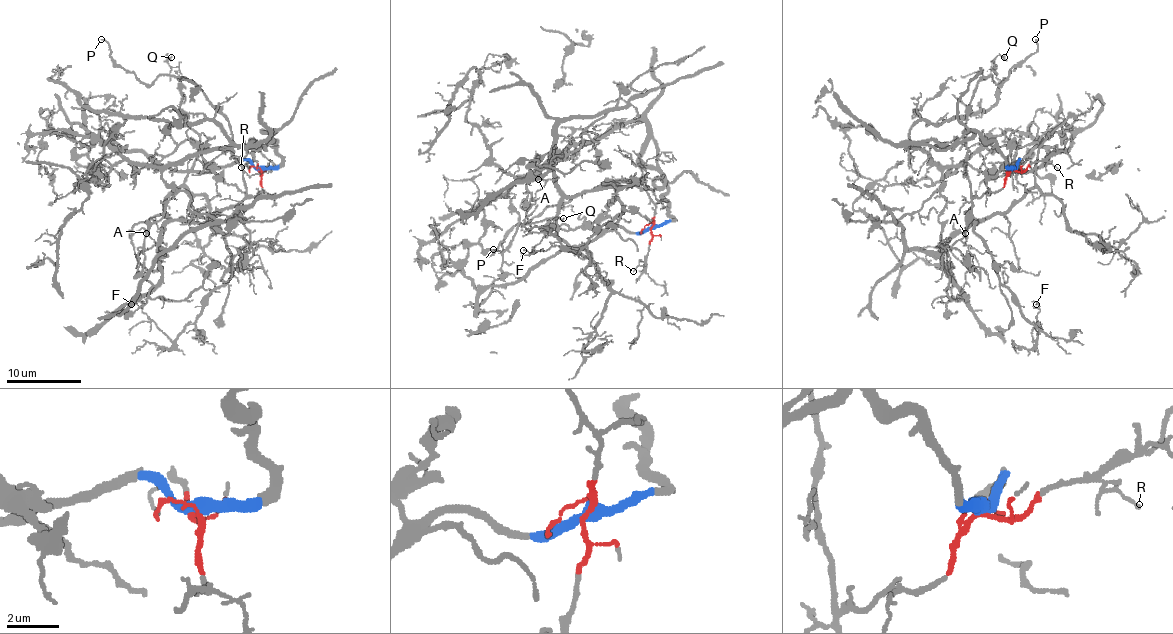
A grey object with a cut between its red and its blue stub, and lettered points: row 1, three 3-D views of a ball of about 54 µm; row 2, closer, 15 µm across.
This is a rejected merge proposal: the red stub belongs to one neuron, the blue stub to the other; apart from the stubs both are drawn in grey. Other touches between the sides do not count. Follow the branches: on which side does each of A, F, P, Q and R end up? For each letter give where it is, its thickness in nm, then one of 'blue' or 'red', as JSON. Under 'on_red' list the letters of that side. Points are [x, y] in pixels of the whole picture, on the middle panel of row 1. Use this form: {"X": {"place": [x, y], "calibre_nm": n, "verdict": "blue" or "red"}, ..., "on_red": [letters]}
{"A": {"place": [538, 179], "calibre_nm": 120, "verdict": "red"}, "F": {"place": [523, 250], "calibre_nm": 100, "verdict": "red"}, "P": {"place": [493, 249], "calibre_nm": 150, "verdict": "red"}, "Q": {"place": [563, 218], "calibre_nm": 150, "verdict": "red"}, "R": {"place": [633, 271], "calibre_nm": 100, "verdict": "red"}, "on_red": ["A", "F", "P", "Q", "R"]}

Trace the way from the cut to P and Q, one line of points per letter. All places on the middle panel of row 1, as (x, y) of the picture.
P: (651, 225), (655, 212), (651, 198), (633, 179), (607, 181), (517, 224), (508, 233), (502, 250), (493, 250)
Q: (651, 225), (655, 212), (651, 198), (633, 179), (586, 190), (564, 201), (558, 212), (564, 218)

